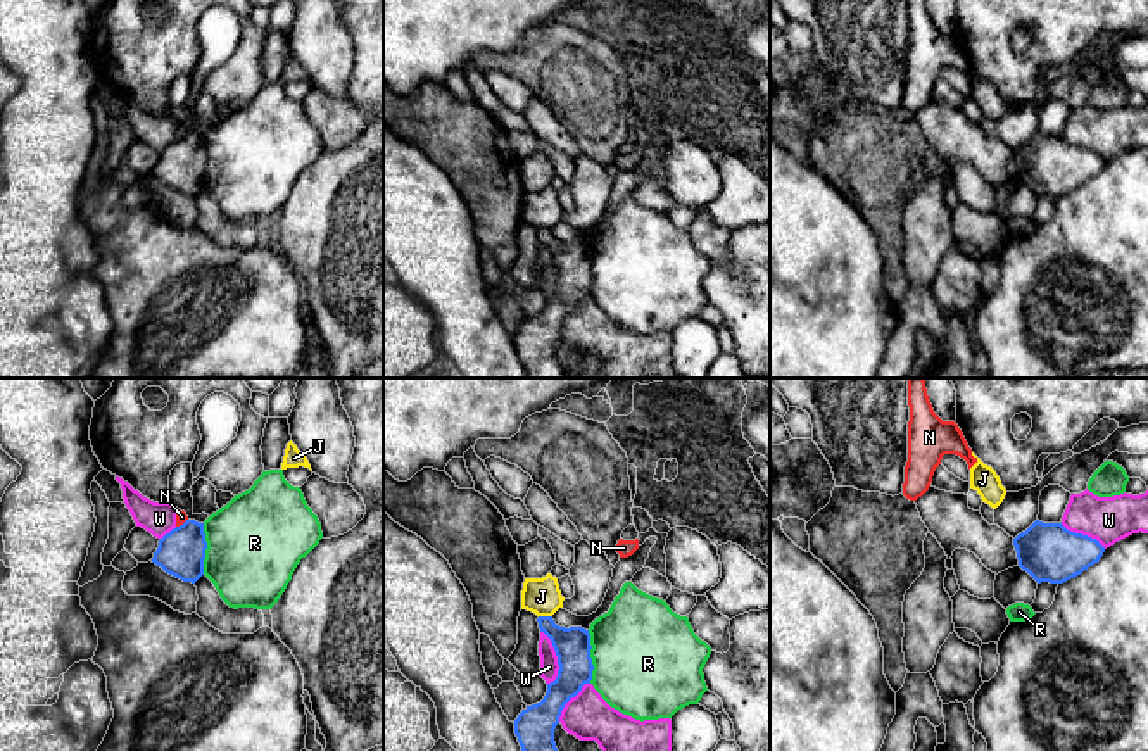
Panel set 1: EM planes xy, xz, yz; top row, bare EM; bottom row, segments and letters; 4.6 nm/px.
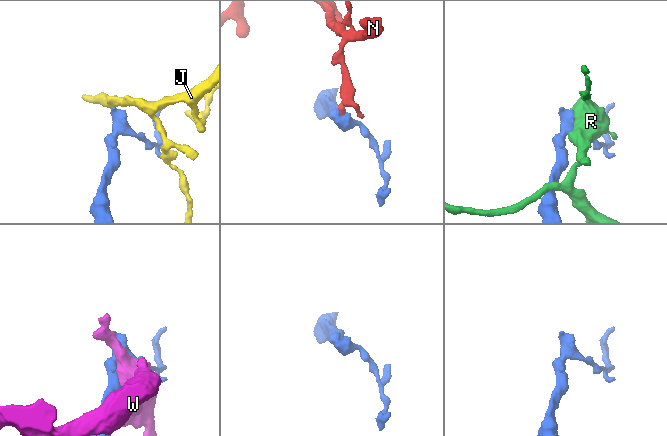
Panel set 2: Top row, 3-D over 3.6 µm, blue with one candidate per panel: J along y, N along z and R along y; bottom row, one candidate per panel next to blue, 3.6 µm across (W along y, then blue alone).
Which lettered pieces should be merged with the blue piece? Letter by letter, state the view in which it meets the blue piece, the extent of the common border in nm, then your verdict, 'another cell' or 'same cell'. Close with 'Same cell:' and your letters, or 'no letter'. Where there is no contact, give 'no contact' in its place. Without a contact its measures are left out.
J: contact in xz; length 60 nm; another cell
N: contact in xy; length 70 nm; another cell
R: contact in xz; length 240 nm; another cell
W: contact in xz; length 260 nm; another cell
Same cell: no letter

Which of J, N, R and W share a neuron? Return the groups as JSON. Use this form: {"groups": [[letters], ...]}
{"groups": [["J"], ["N"], ["R"], ["W"]]}

